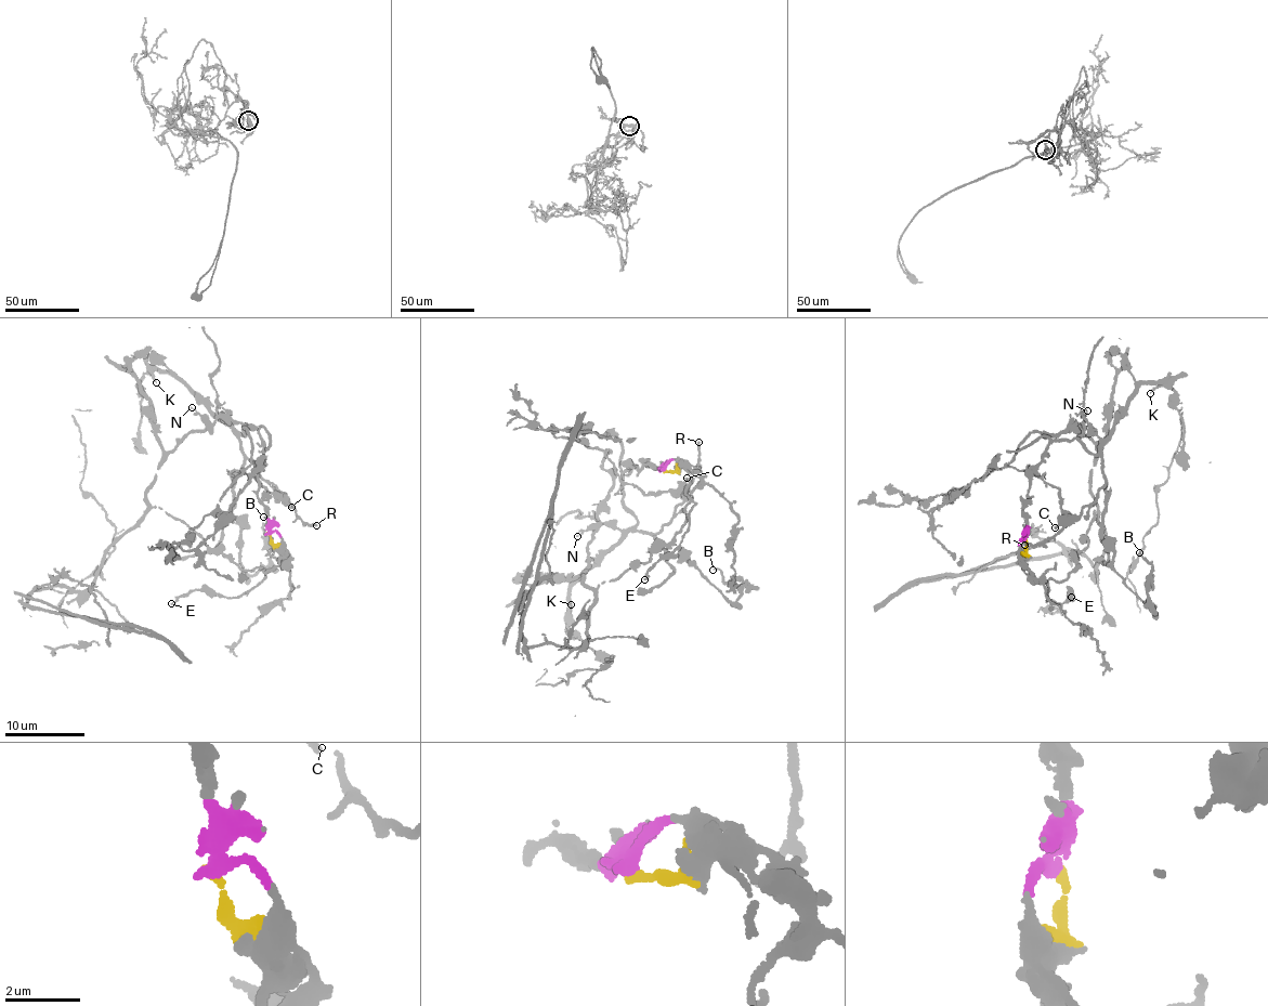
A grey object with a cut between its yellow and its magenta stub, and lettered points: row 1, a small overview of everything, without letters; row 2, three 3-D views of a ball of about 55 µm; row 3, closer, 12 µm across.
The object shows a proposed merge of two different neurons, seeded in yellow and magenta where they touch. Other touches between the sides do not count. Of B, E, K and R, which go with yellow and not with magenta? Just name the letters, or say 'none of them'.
E

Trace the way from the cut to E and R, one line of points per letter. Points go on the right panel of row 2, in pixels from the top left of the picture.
E: (1024, 541), (1023, 571), (1044, 584), (1050, 600), (1061, 604), (1069, 597), (1069, 589), (1071, 597)
R: (1024, 541), (1029, 475), (1050, 443), (1069, 439), (1099, 454), (1106, 478), (1094, 501), (1043, 543), (1024, 544)

